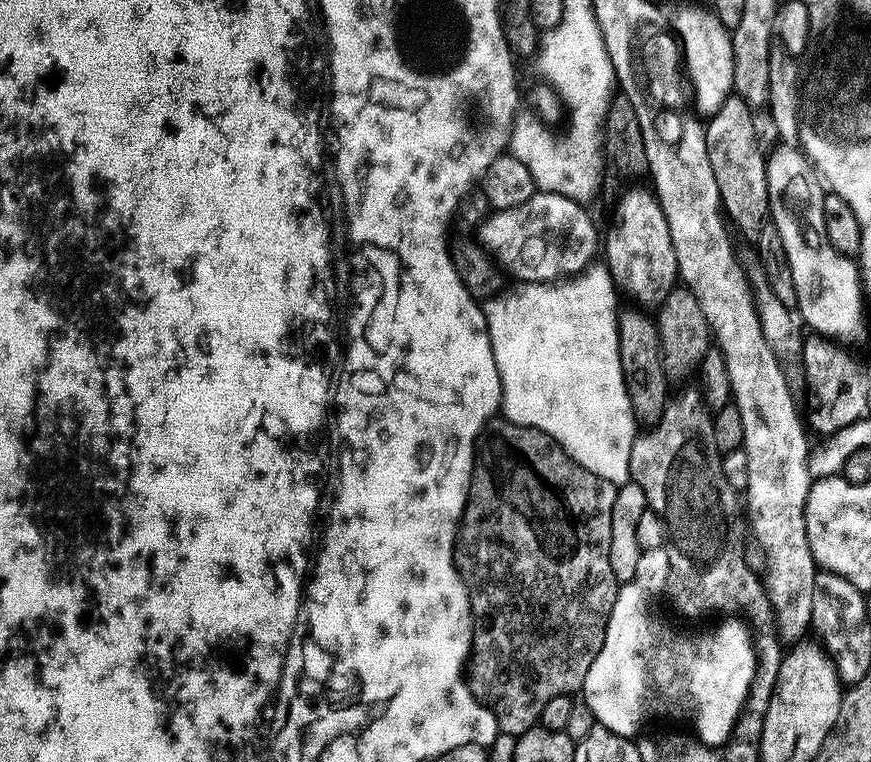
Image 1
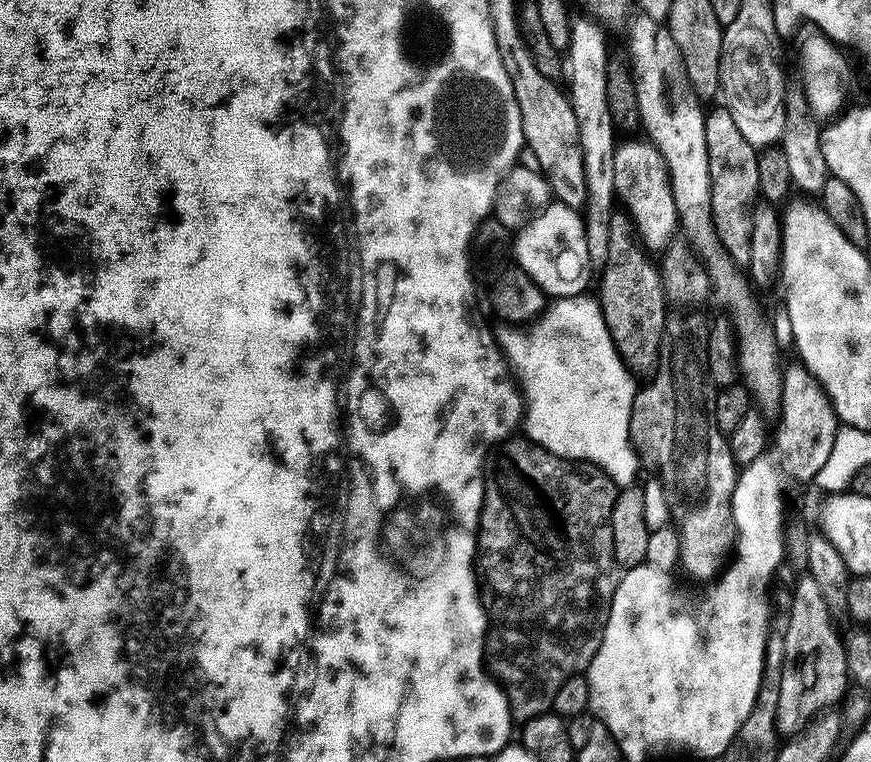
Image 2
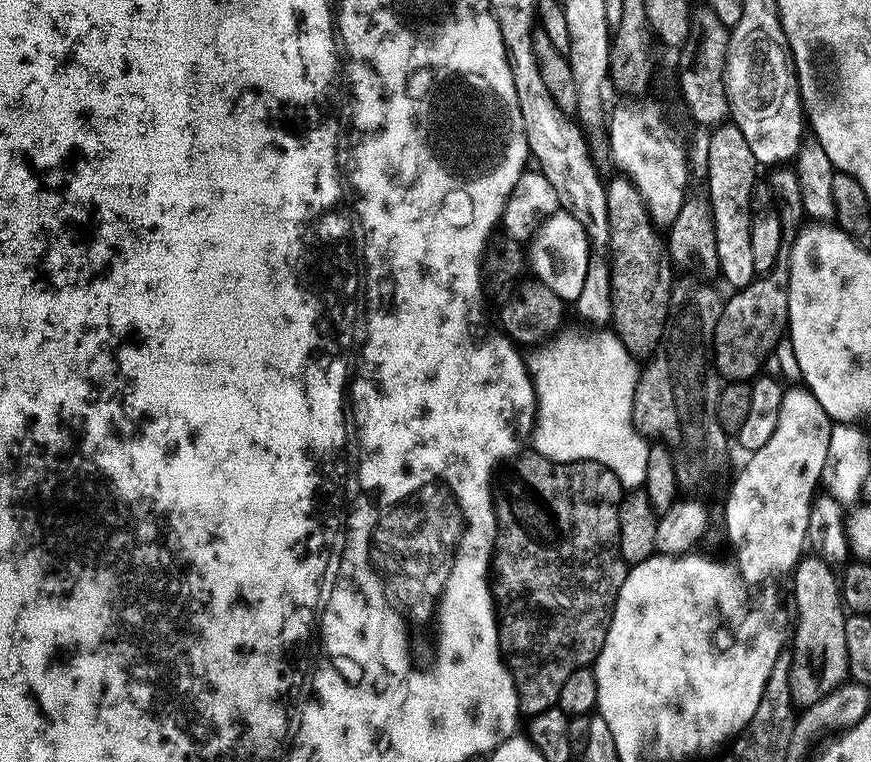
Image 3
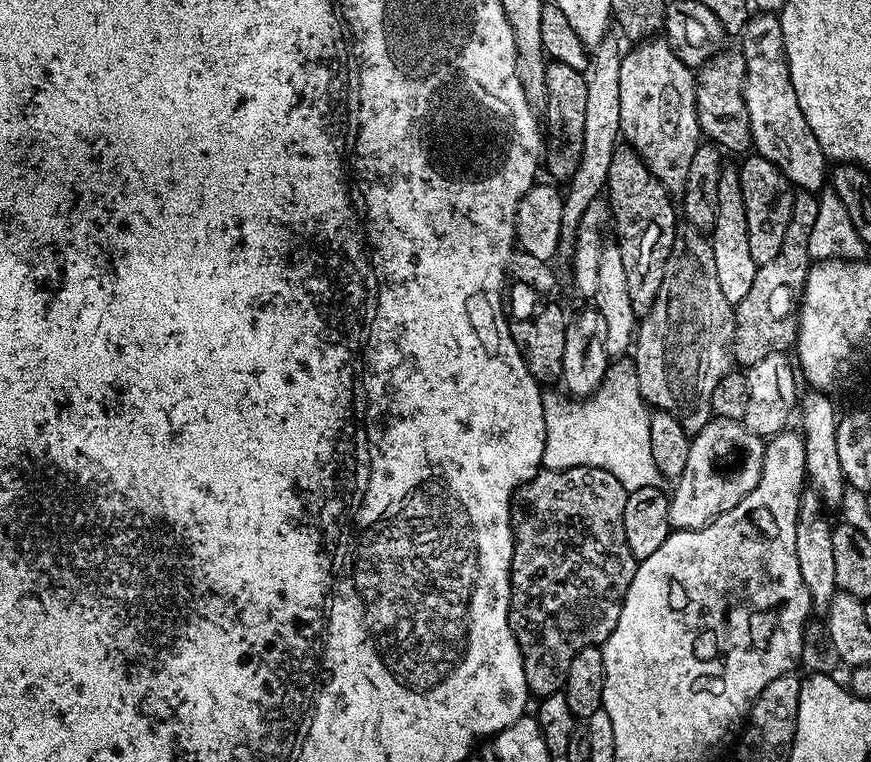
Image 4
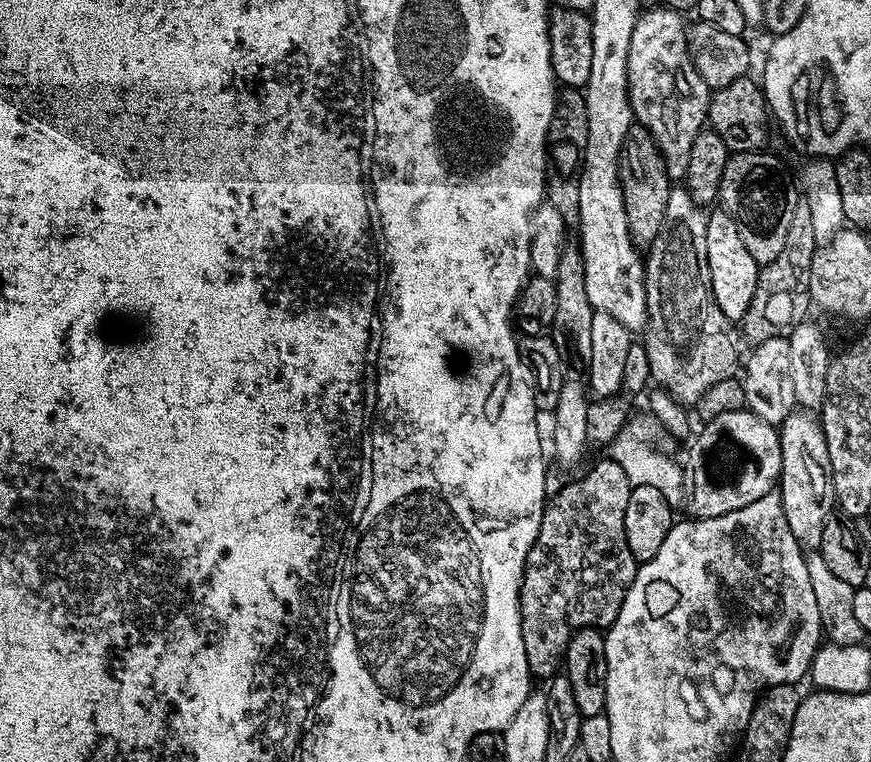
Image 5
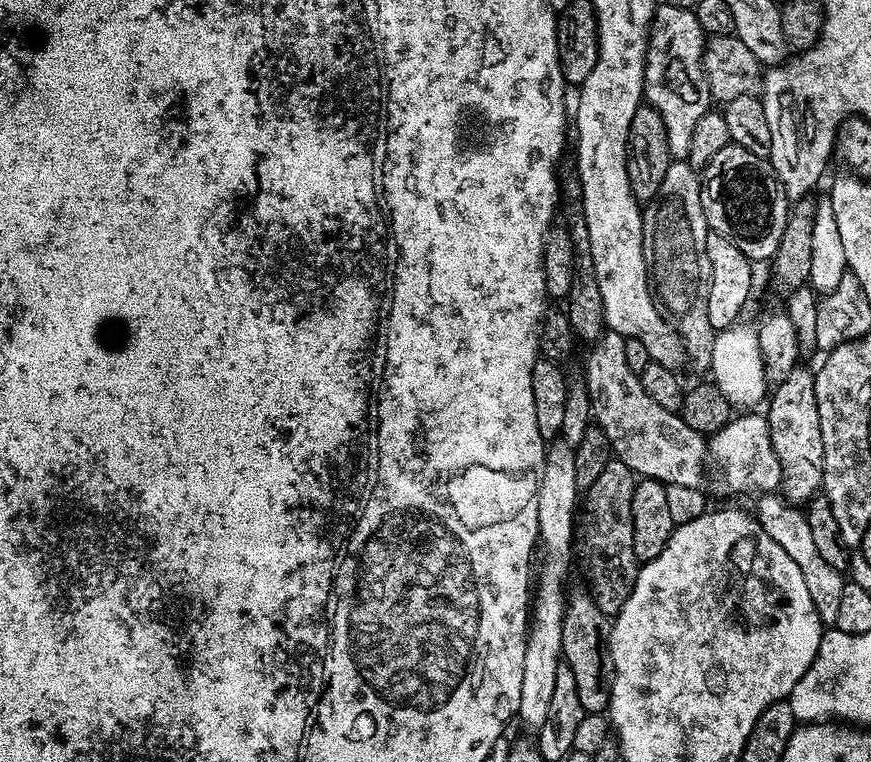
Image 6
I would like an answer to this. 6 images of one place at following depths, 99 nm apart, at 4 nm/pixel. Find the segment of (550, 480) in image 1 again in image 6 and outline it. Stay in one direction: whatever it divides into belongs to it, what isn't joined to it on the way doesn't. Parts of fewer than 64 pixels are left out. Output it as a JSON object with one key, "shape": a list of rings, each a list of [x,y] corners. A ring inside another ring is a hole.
{"shape":[[[614,458],[606,465],[601,477],[598,478],[590,490],[586,493],[586,500],[592,503],[592,508],[583,509],[582,528],[588,533],[584,536],[584,568],[588,571],[588,584],[592,596],[596,600],[596,605],[610,618],[615,618],[625,605],[626,599],[634,590],[634,582],[637,581],[637,574],[640,569],[640,561],[634,554],[632,521],[632,499],[636,489],[637,477],[619,459]]]}

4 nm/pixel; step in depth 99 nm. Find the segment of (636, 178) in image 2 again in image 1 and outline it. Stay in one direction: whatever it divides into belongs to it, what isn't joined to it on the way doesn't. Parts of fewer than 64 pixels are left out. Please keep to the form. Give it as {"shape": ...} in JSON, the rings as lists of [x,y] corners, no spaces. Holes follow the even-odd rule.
{"shape":[[[628,188],[616,204],[616,228],[608,232],[608,256],[620,279],[628,280],[636,295],[655,305],[662,301],[678,280],[676,251],[670,238],[670,226],[659,200],[644,188]]]}

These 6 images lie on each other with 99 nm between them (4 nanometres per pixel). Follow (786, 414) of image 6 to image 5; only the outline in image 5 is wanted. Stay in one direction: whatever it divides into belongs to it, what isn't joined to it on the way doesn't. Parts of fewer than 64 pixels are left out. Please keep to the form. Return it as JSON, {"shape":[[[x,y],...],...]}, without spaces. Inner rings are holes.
{"shape":[[[793,410],[778,426],[782,466],[778,491],[790,534],[800,544],[801,549],[819,549],[822,542],[822,526],[828,516],[833,515],[836,491],[832,485],[830,450],[826,446],[824,425],[816,420],[811,411]]]}

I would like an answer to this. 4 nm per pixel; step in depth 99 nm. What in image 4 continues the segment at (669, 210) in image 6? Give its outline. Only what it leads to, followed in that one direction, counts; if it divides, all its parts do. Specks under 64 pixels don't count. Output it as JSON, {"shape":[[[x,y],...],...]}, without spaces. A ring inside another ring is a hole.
{"shape":[[[685,227],[677,231],[666,270],[662,274],[662,286],[658,286],[658,296],[654,306],[643,313],[634,340],[634,363],[636,381],[640,387],[640,397],[653,409],[669,412],[682,422],[682,426],[695,434],[708,425],[712,415],[712,395],[714,386],[733,367],[729,345],[734,332],[734,305],[726,302],[718,282],[718,270],[714,270],[714,250],[711,239],[695,228]]]}

